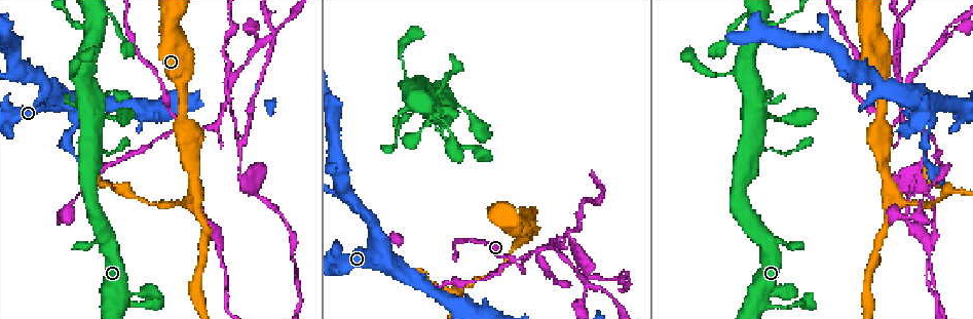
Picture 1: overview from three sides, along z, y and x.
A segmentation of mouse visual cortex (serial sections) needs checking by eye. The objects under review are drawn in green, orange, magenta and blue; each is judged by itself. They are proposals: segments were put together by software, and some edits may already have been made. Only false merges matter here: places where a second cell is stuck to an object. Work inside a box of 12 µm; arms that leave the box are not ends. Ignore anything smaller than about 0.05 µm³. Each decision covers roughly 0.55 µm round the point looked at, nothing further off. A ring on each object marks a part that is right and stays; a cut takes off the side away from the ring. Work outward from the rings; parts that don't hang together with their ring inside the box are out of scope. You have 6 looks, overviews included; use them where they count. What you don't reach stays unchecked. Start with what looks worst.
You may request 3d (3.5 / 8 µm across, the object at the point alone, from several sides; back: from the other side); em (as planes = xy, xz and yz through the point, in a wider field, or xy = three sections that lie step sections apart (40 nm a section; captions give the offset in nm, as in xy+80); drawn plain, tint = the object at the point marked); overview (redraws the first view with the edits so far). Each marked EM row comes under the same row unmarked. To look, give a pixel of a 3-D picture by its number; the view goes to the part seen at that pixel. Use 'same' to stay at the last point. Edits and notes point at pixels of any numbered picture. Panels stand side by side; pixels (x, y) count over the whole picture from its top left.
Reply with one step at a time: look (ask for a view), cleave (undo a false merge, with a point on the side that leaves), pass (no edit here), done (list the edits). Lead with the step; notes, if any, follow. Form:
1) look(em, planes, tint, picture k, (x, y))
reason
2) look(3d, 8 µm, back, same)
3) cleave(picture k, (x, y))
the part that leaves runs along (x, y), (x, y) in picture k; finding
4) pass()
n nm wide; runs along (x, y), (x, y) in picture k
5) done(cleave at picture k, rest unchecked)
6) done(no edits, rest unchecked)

look(3d, 3.5 µm, picture 1, (895, 193))
branch point

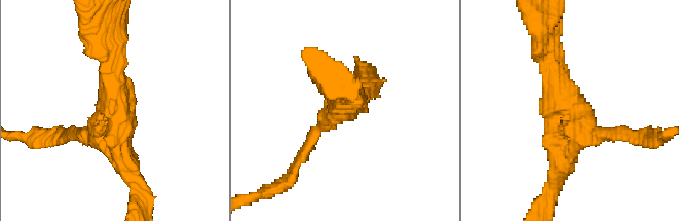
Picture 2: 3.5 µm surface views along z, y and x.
look(em, xy, step 5, tint, picture 2, (344, 106))

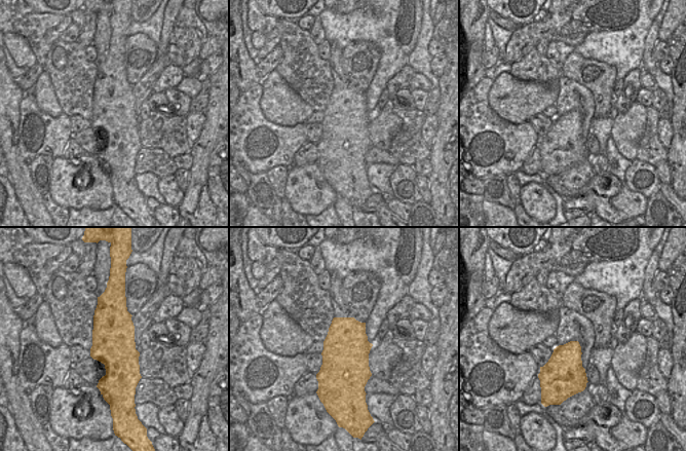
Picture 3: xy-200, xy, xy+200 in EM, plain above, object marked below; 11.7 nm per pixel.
look(em, planes, tint, same)
cut it another way

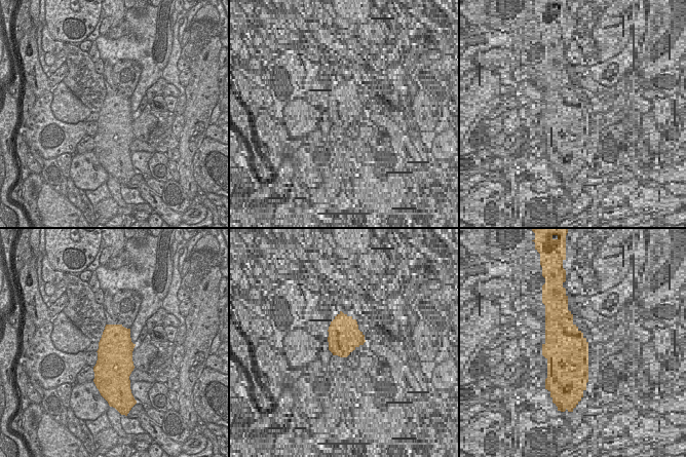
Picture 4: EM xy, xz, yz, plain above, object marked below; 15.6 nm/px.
pass()
runs along (109, 46), (112, 109), (131, 173) in picture 2; one cell here

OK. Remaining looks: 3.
look(3d, 3.5 µm, picture 1, (930, 246))
thick turns thin

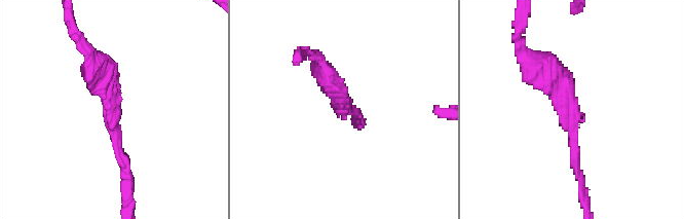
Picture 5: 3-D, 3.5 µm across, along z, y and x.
look(em, xy, step 2, tint, picture 5, (110, 107))
need the tissue

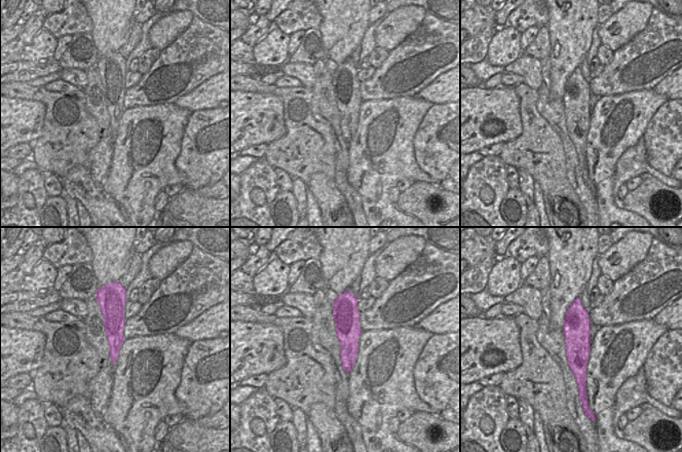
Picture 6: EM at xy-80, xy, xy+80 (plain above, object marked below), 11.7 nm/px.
pass()
arms of 150, 350 nm; runs along (531, 62), (566, 90), (576, 173) in picture 5; continuous, no second cell

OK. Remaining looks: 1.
done(no edits, rest unchecked)

